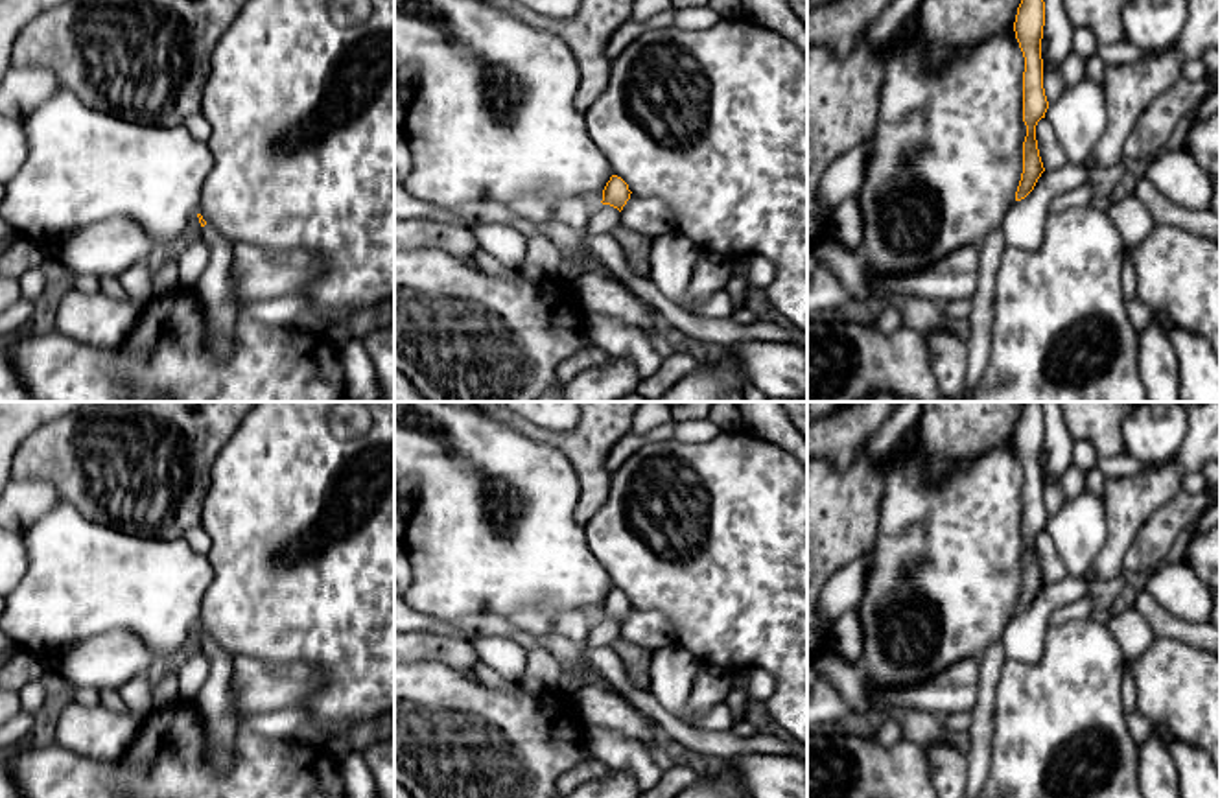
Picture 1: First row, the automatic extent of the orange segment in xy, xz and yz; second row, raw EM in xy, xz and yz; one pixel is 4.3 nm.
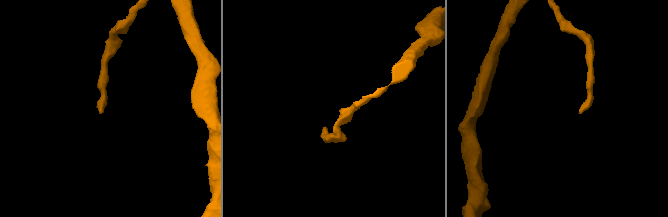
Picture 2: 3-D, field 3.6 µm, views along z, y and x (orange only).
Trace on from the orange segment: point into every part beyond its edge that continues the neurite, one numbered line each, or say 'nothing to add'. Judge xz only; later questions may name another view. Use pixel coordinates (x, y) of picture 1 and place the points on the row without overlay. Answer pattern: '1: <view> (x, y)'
nothing to add

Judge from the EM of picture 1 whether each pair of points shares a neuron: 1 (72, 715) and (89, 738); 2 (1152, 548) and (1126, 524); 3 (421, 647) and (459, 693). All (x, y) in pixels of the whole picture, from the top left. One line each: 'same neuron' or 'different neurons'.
1: same neuron
2: different neurons
3: different neurons

